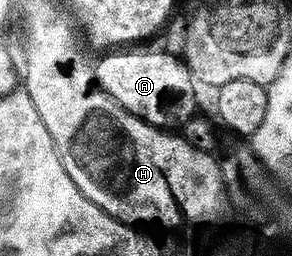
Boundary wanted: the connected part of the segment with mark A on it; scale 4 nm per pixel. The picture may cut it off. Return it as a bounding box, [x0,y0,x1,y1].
[95,48,197,128]

